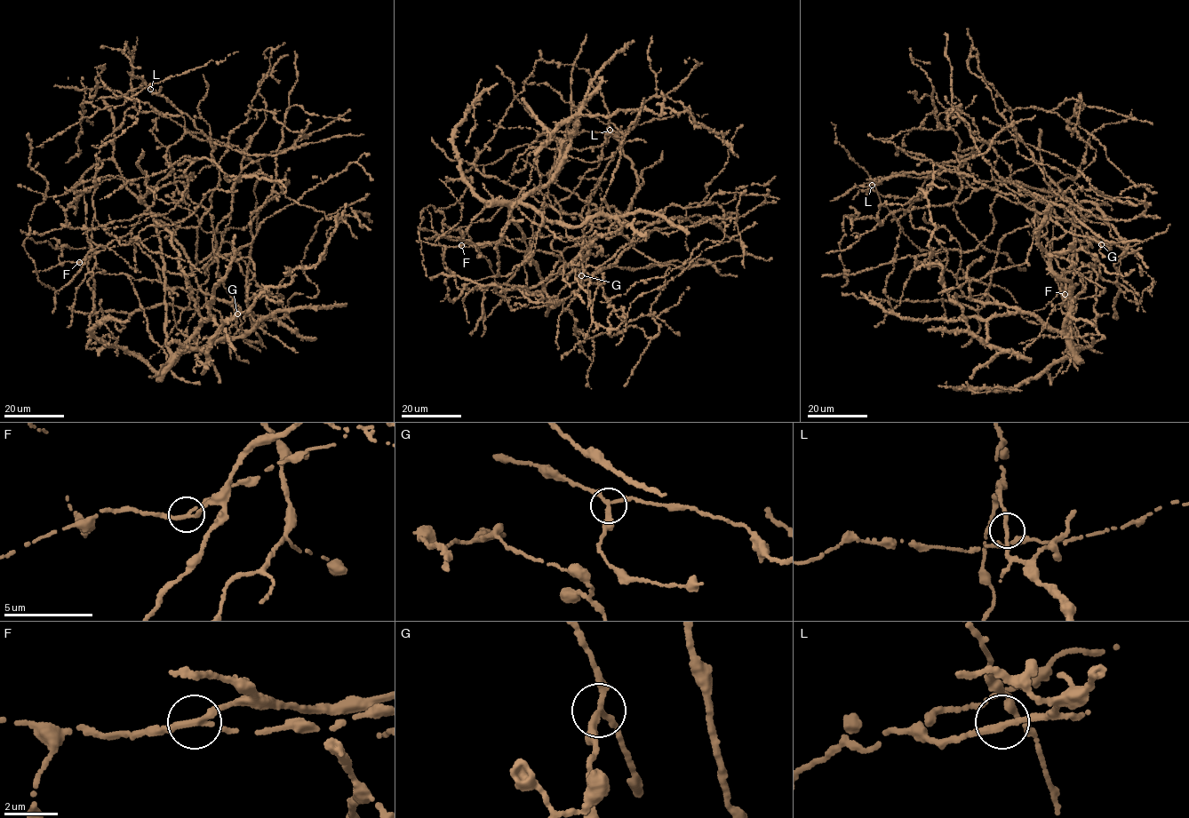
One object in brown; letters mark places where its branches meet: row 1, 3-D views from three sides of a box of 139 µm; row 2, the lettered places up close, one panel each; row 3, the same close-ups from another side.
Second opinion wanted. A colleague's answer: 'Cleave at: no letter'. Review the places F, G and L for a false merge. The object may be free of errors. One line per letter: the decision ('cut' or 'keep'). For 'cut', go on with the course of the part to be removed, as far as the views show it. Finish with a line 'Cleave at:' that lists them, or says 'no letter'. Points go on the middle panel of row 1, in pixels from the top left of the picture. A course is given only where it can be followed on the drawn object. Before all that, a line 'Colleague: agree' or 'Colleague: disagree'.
Colleague: disagree
F: cut; foreign part runs (461, 245), (475, 246), (560, 233)
G: keep
L: keep
Cleave at: F

